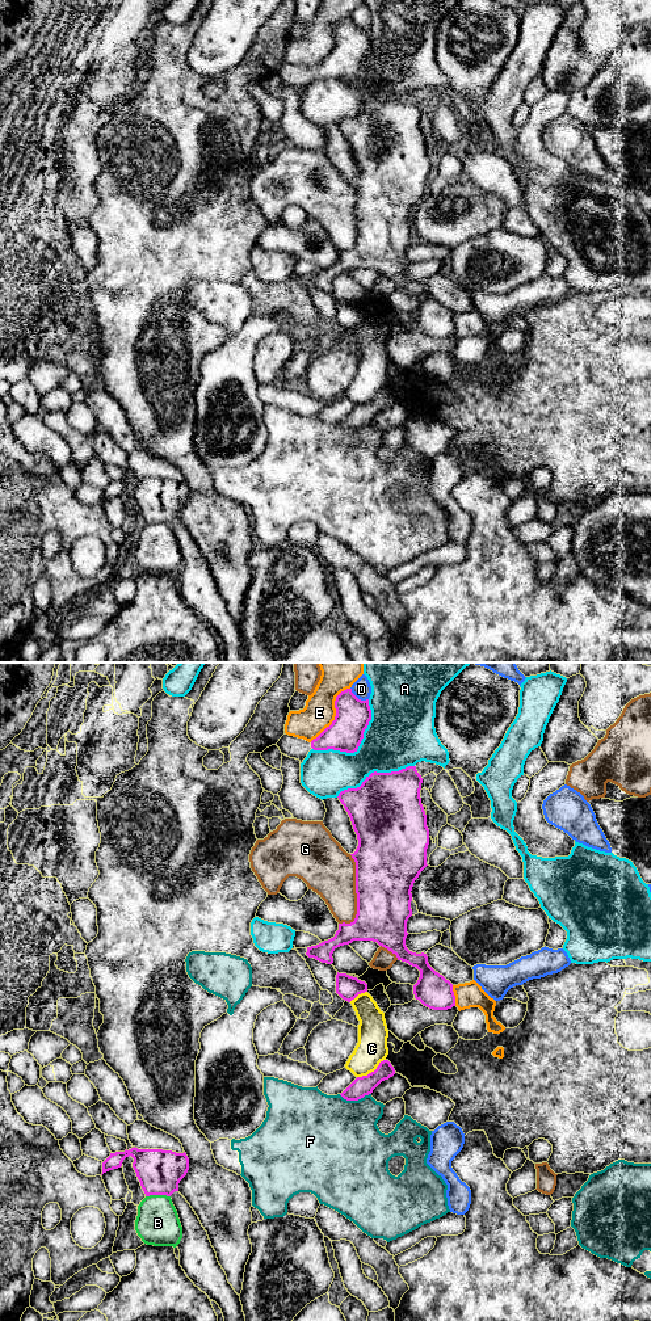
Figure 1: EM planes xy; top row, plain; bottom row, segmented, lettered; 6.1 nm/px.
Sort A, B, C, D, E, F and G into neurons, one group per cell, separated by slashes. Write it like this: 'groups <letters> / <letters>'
groups A / B / C / D / E / F / G

